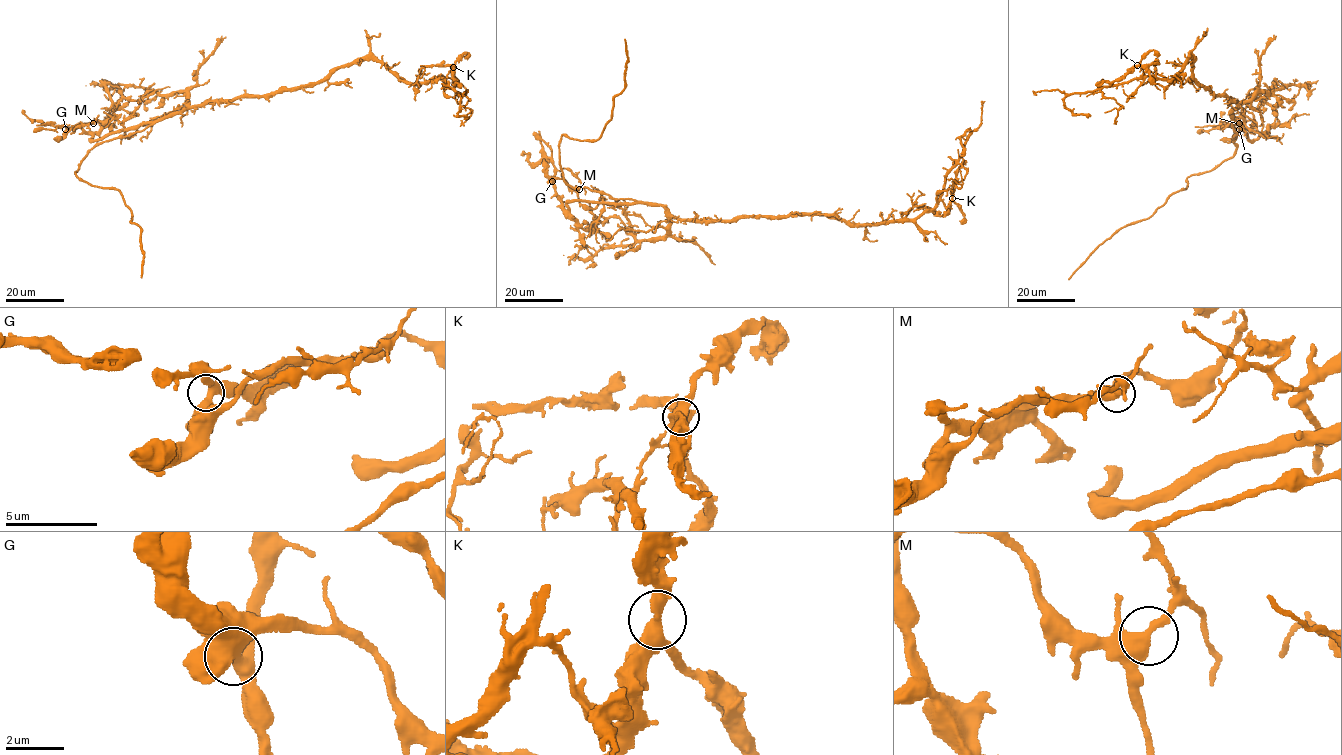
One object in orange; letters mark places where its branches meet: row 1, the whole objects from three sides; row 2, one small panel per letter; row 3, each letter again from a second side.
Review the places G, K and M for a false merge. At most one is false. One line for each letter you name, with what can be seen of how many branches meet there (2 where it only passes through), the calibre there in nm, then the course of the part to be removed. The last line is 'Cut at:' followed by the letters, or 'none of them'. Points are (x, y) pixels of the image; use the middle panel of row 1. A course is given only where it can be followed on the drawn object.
Cut at: none of them

